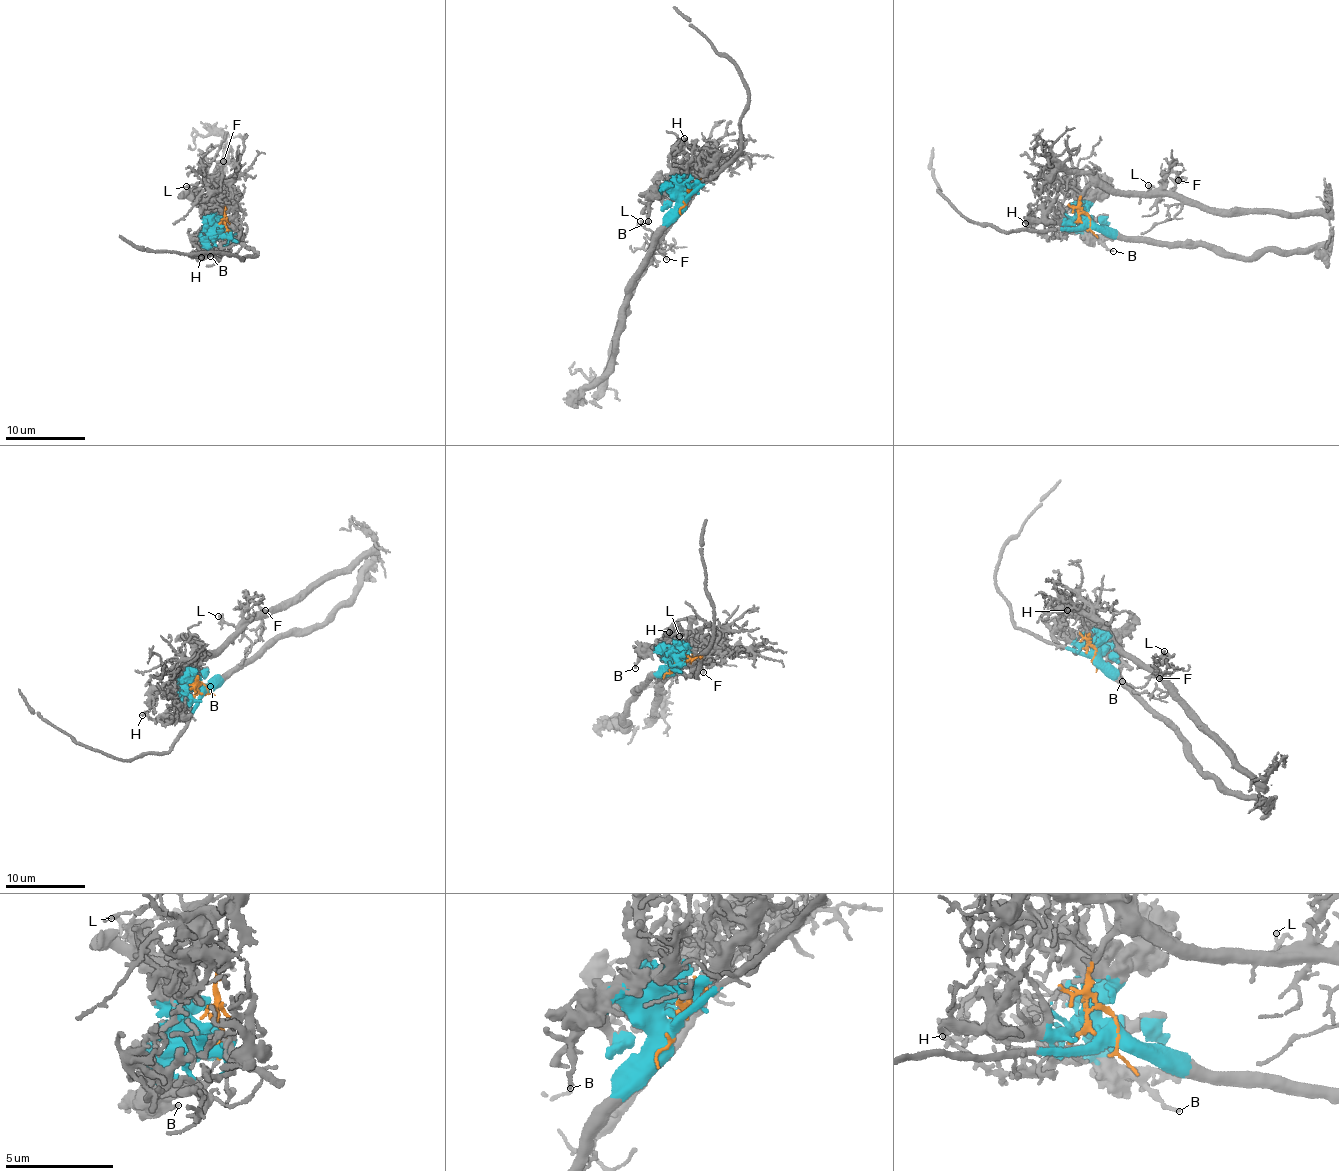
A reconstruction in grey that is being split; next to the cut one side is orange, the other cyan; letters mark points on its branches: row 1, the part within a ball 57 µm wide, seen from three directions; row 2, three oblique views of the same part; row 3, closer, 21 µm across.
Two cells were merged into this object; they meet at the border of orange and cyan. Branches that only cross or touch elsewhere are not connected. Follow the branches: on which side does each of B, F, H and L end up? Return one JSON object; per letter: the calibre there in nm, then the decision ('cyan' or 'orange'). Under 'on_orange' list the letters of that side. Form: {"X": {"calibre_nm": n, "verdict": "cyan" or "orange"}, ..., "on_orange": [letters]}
{"B": {"calibre_nm": 160, "verdict": "cyan"}, "F": {"calibre_nm": 160, "verdict": "orange"}, "H": {"calibre_nm": 200, "verdict": "cyan"}, "L": {"calibre_nm": 140, "verdict": "orange"}, "on_orange": ["F", "L"]}

